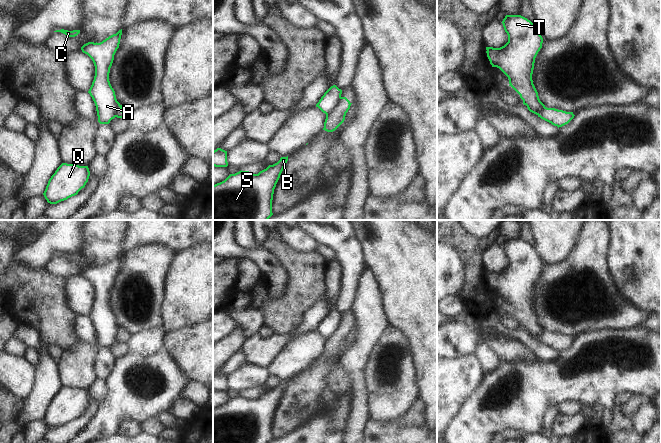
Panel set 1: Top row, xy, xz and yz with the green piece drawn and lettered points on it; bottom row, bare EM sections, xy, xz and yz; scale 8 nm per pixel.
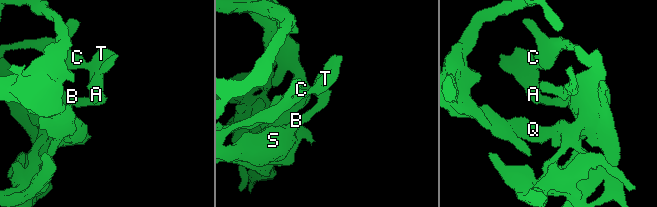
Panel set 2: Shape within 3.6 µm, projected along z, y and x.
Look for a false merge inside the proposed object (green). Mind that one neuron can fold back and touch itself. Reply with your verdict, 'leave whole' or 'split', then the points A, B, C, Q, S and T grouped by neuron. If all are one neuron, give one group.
split; groups A C T / B Q S

